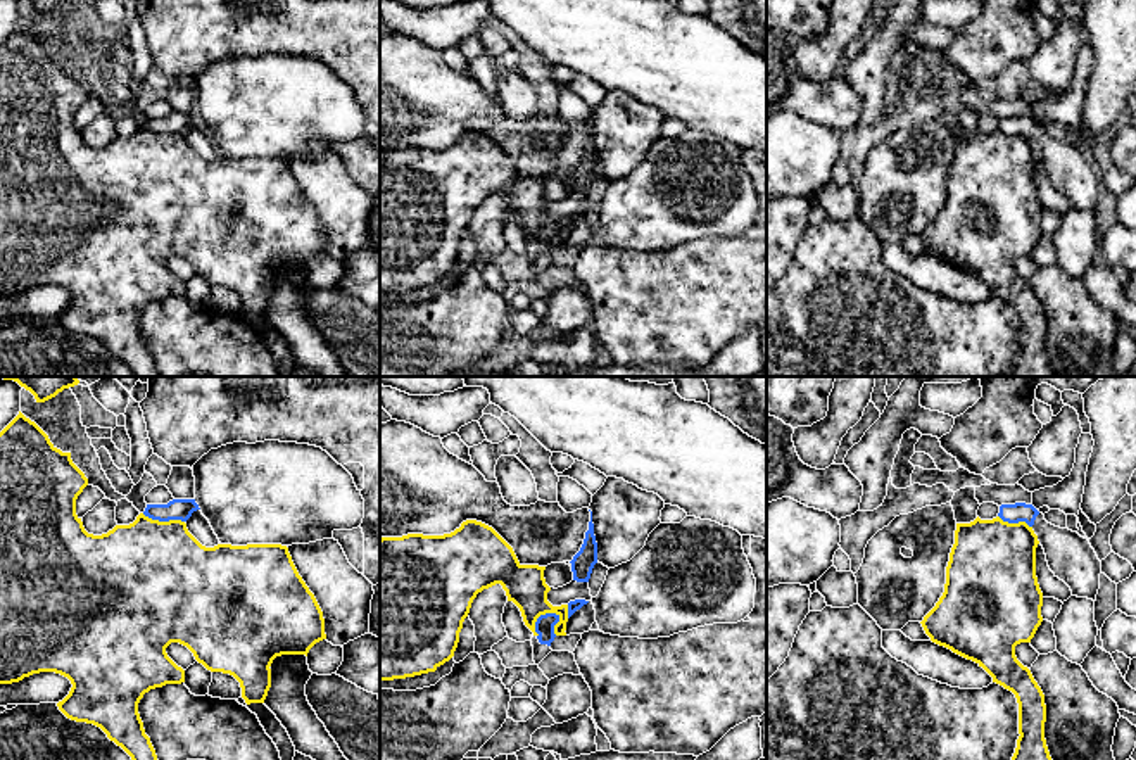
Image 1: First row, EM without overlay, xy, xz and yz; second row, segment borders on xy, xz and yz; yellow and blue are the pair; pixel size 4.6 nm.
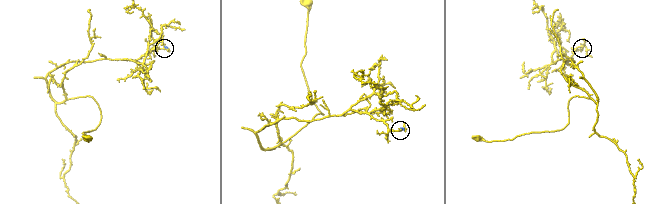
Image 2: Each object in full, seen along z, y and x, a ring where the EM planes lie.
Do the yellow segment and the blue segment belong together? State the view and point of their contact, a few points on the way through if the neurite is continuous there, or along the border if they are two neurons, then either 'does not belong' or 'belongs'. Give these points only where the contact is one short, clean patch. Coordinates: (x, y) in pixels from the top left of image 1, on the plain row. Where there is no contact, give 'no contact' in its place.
meets yellow in xz at (539, 228); border along xz (558, 227), (542, 227), (537, 232), (537, 249); does not belong

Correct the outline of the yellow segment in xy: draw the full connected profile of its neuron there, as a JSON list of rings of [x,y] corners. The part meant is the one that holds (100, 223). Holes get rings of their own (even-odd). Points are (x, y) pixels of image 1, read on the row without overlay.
[[[21,24],[0,45],[0,297],[19,295],[24,290],[40,285],[55,285],[67,290],[73,297],[69,307],[57,316],[59,323],[71,333],[86,335],[100,340],[110,354],[121,359],[133,377],[159,377],[150,351],[145,347],[138,326],[138,316],[145,306],[166,297],[185,295],[185,283],[178,280],[166,266],[171,256],[186,259],[195,273],[211,285],[233,288],[242,301],[242,311],[247,318],[264,316],[271,301],[271,276],[281,268],[306,268],[309,263],[326,252],[323,225],[299,188],[287,159],[281,157],[218,157],[202,159],[181,133],[159,135],[140,126],[129,138],[116,138],[102,149],[88,147],[81,131],[76,128],[76,112],[88,98],[85,86],[73,76],[71,66],[57,62],[48,48]]]

